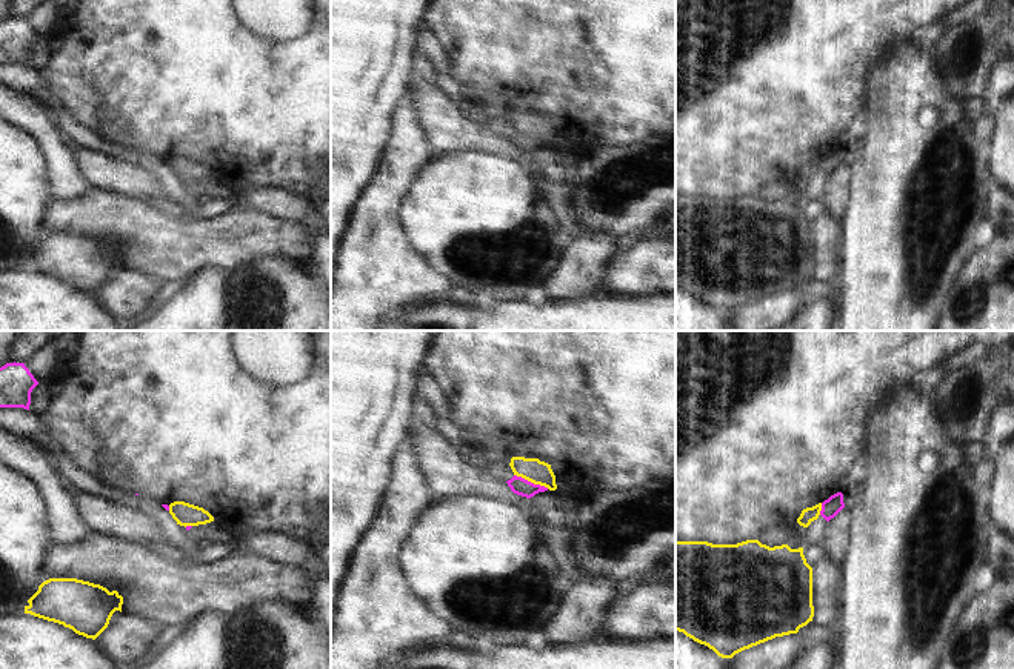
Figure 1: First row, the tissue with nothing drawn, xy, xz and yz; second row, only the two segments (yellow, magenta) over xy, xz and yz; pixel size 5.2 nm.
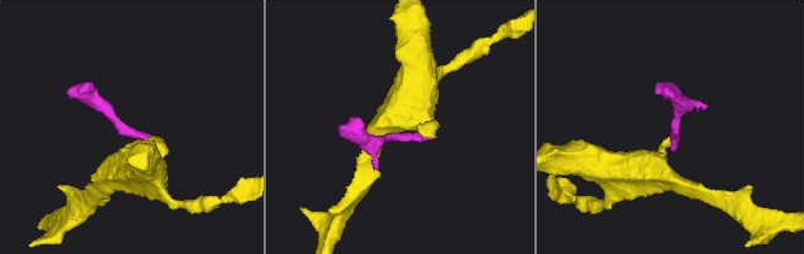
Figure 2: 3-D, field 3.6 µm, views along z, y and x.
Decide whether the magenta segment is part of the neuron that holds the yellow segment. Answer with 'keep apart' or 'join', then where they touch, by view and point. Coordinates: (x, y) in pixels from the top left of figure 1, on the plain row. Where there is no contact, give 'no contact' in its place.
keep apart; meets yellow in xz at (531, 137)

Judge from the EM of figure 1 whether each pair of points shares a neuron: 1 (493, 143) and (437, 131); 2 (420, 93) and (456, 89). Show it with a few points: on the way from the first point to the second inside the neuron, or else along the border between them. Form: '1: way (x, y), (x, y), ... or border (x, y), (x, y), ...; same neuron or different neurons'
1: way (479, 139), (463, 131), (451, 131); same neuron
2: border (436, 85), (451, 100), (471, 109); different neurons

